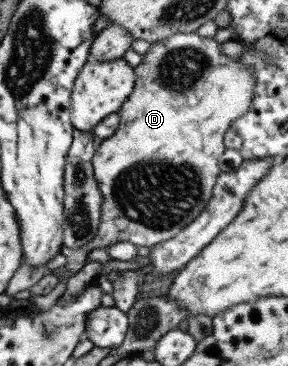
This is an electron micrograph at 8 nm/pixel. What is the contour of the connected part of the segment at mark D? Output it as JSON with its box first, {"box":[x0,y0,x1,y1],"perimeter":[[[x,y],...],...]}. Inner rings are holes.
{"box":[89,31,256,249],"perimeter":[[[196,31],[191,33],[173,33],[168,38],[151,44],[146,53],[142,55],[141,61],[133,68],[135,81],[131,93],[117,111],[119,116],[117,129],[107,139],[101,141],[97,149],[95,149],[95,154],[91,157],[93,179],[97,183],[97,191],[99,191],[102,200],[97,235],[89,242],[91,249],[106,248],[107,245],[117,242],[129,242],[137,247],[141,245],[141,247],[149,248],[156,245],[156,243],[167,241],[181,231],[183,227],[191,223],[193,219],[196,219],[211,198],[215,181],[220,174],[217,159],[226,148],[224,146],[225,132],[231,123],[244,113],[247,113],[252,104],[254,85],[256,84],[254,73],[236,59],[233,59],[233,57],[221,53],[219,45],[220,43],[213,38],[201,37]]]}

